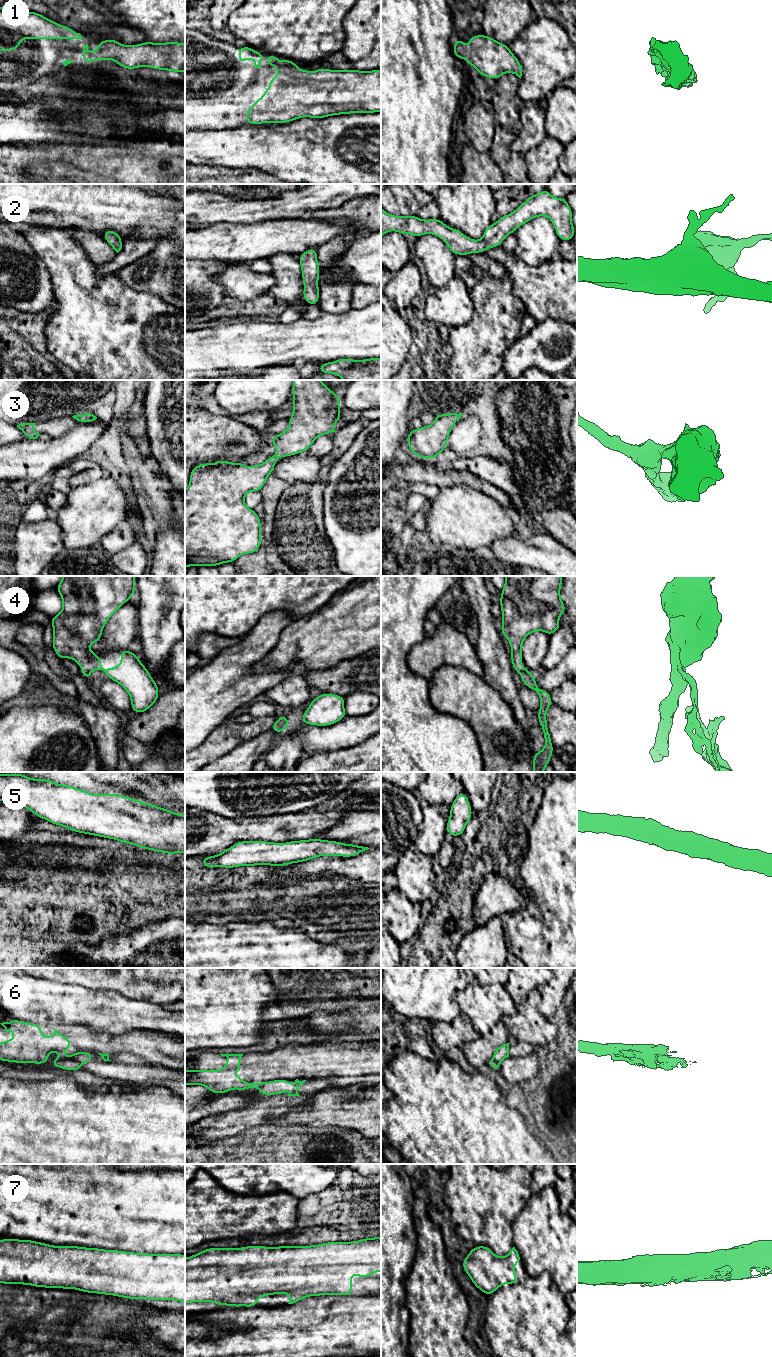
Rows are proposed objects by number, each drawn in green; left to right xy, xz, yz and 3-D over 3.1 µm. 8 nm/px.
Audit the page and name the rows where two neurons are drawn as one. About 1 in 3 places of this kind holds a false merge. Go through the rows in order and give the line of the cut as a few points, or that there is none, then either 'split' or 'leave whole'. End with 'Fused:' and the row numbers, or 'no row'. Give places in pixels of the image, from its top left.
1: no cut; leave whole
2: no cut; leave whole
3: no cut; leave whole
4: cut in yz along (527, 670), (520, 674); split
5: no cut; leave whole
6: cut in xy along (70, 1056), (80, 1064); split
7: no cut; leave whole
Fused: 4, 6

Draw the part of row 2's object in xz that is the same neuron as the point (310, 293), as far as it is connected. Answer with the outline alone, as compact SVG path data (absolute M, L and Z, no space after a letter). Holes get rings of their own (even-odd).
M317 249L306 250L298 258L301 265L302 281L304 283L303 299L309 305L318 305L320 267L317 260Z

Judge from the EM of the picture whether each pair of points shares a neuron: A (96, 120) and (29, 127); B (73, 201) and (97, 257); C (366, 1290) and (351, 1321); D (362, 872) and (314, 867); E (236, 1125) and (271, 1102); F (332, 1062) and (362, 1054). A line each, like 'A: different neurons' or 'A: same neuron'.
A: same neuron
B: different neurons
C: different neurons
D: same neuron
E: same neuron
F: same neuron

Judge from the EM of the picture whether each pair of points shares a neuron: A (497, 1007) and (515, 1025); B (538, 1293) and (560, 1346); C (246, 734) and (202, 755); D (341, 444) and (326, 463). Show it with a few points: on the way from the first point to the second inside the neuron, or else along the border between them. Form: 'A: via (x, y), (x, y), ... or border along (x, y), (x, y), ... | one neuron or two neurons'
A: border along (516, 1005), (516, 1012), (510, 1017) | two neurons
B: border along (566, 1329), (537, 1346) | two neurons
C: via (235, 734), (228, 735), (213, 747) | one neuron
D: via (339, 449), (331, 458) | one neuron

